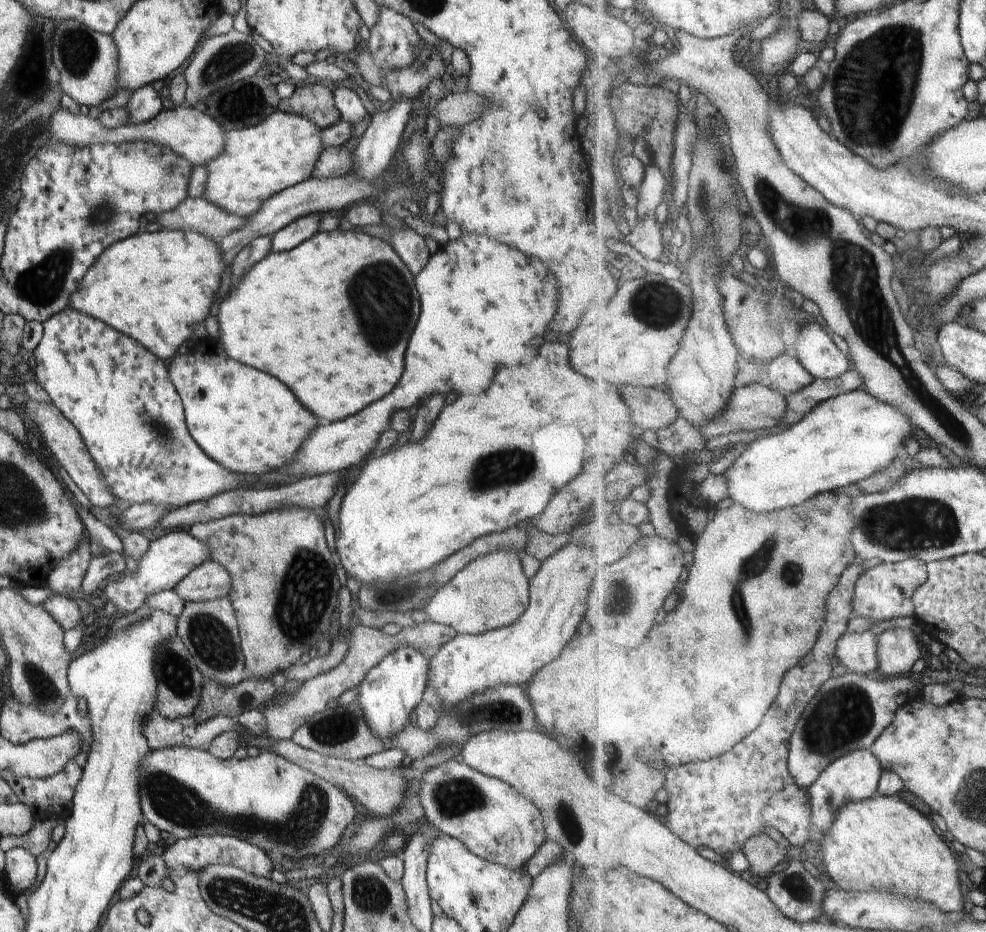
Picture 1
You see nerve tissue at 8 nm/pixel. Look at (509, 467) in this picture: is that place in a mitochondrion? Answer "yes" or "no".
yes

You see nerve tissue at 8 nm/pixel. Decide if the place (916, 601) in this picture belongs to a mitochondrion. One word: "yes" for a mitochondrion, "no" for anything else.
no

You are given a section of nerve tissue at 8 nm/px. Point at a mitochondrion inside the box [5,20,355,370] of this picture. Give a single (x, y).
(39, 286)

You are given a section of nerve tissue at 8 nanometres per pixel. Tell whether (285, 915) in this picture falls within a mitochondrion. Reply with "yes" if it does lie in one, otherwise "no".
yes

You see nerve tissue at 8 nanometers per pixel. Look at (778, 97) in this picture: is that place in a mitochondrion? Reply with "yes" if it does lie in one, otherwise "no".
no

